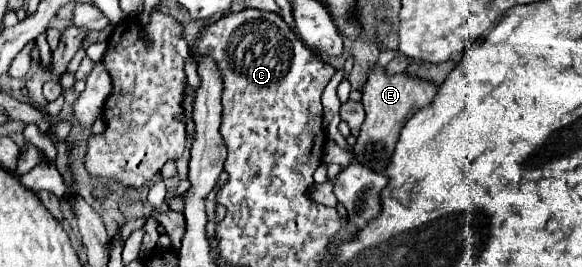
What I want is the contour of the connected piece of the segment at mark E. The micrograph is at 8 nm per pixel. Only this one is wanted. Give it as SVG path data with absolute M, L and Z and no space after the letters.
M371 68L367 72L367 82L363 88L363 106L365 106L365 122L361 126L361 132L357 136L357 142L353 146L355 160L363 166L369 166L371 170L385 172L389 158L395 150L395 144L399 140L399 132L405 126L407 118L413 116L419 108L425 108L433 102L433 96L437 94L437 86L423 78L413 78L407 72L389 74L385 68Z

